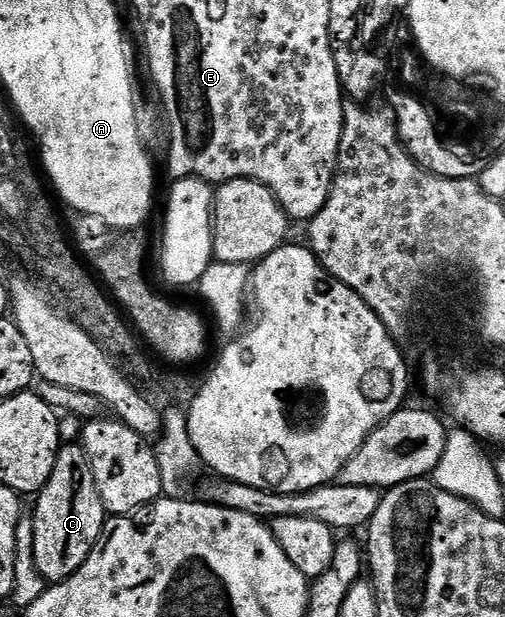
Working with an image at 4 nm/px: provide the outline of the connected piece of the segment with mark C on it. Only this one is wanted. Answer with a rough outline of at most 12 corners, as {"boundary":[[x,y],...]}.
{"boundary":[[61,444],[40,489],[34,563],[64,581],[102,535],[83,444]]}

